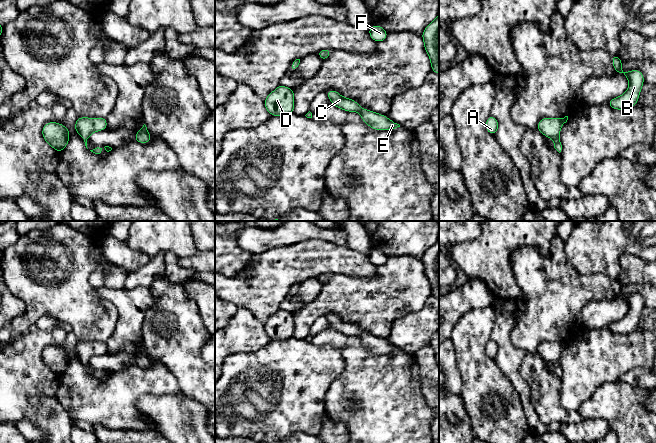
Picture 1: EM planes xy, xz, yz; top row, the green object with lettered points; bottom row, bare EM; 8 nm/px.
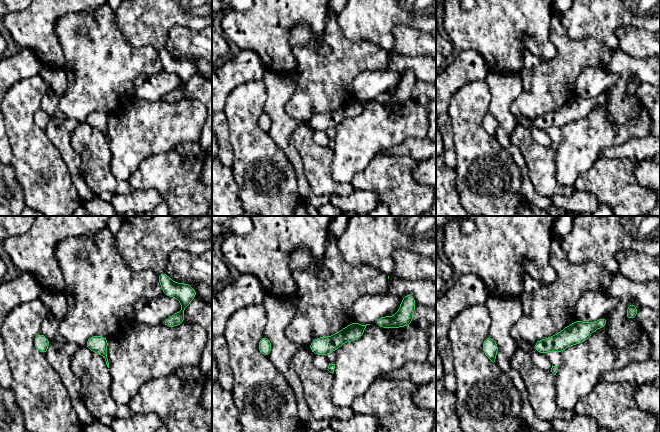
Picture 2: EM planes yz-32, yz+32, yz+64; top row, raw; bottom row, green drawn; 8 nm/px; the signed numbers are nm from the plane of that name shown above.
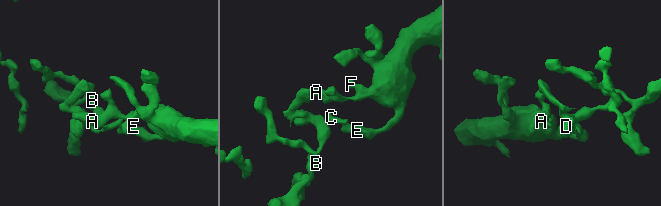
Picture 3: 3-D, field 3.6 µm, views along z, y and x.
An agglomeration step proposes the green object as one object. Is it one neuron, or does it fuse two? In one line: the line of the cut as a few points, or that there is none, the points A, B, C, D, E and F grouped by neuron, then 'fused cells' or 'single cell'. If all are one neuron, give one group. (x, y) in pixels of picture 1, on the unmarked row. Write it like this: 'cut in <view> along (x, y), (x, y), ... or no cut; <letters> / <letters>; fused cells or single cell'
no cut; A B C D E F; single cell

